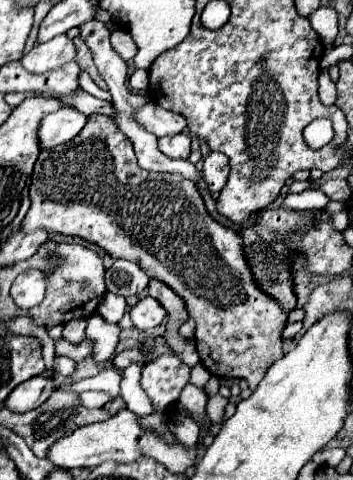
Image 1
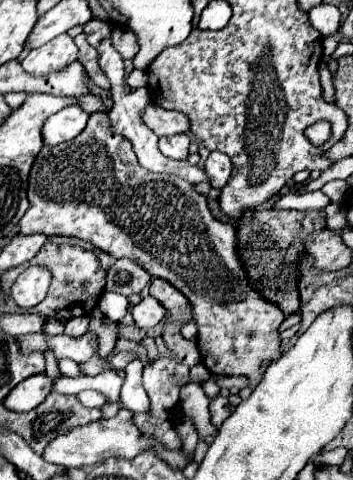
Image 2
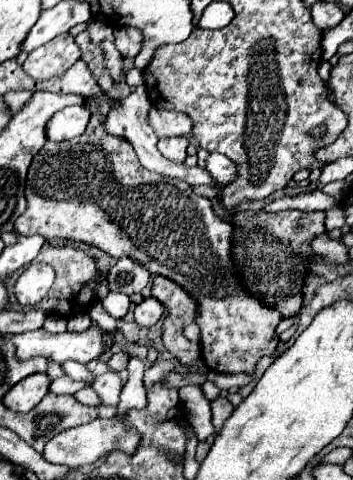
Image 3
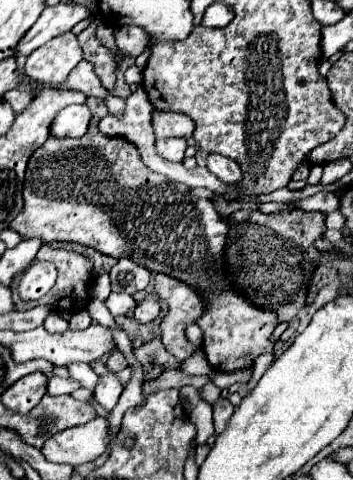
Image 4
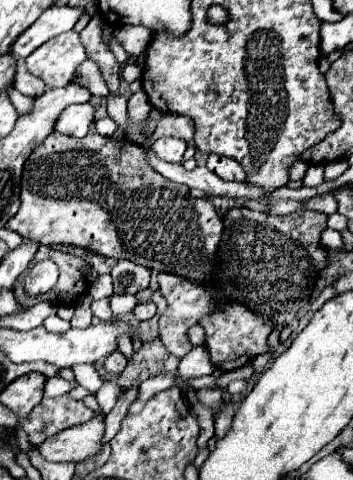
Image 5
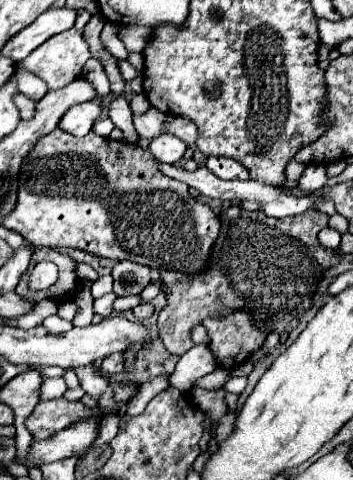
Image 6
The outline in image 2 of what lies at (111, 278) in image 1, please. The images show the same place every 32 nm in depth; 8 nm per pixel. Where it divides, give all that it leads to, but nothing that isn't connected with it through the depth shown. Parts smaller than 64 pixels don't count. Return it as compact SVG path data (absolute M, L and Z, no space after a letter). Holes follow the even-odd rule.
M128 258L116 260L116 264L106 274L106 290L124 296L140 294L148 282L150 282L150 274Z

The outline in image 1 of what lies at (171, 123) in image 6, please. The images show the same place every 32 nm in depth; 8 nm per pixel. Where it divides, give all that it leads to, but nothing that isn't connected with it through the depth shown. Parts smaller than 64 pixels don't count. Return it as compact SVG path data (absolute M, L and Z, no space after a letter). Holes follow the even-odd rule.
M148 102L144 108L140 108L140 124L144 124L144 128L148 128L158 138L180 134L188 126L182 114L176 114L172 110L164 110L152 102Z

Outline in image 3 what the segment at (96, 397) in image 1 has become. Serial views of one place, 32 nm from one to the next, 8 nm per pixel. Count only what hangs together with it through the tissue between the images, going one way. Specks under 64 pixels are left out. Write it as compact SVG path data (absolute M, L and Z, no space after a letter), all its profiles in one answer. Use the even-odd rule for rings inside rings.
M83 388L74 394L74 397L82 404L92 407L97 407L101 405L101 400L96 394L96 392L90 388Z

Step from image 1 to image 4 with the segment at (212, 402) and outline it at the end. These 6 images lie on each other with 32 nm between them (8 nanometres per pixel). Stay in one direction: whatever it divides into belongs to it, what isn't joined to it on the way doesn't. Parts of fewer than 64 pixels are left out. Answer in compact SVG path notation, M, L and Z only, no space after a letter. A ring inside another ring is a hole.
M220 398L214 404L214 428L216 428L216 434L222 434L226 430L226 424L232 418L232 414L234 414L234 406L230 404L230 400Z

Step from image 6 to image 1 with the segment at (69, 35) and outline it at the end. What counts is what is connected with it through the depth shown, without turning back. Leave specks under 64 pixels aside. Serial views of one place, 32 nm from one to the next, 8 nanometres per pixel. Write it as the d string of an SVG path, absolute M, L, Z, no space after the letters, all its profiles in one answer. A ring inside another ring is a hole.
M60 34L50 42L40 44L40 48L32 48L20 62L27 71L42 74L62 68L66 62L72 62L74 58L76 58L74 42L66 34Z

